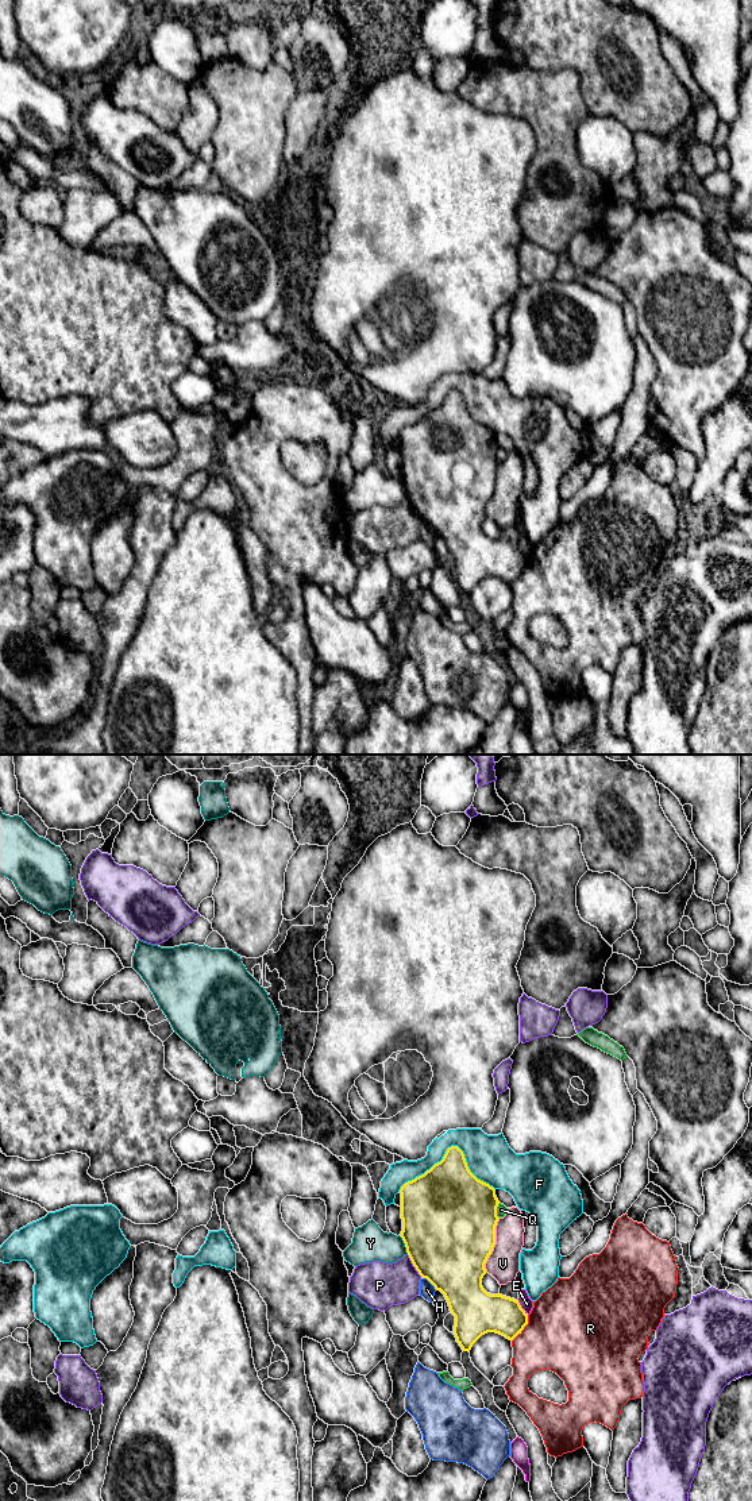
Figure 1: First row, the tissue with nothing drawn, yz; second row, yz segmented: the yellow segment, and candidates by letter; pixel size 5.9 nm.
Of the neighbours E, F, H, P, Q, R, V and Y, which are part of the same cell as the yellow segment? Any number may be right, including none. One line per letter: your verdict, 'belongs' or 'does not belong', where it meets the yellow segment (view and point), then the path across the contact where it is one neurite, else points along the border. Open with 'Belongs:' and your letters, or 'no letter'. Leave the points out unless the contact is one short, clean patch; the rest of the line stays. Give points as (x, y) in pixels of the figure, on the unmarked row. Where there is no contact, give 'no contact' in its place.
Belongs: no letter
E: does not belong; meets yellow in yz at (520, 551); border along yz (517, 543), (519, 548), (528, 558)
F: does not belong; meets yellow in yz at (448, 392)
H: does not belong; meets yellow in yz at (430, 525)
P: does not belong; meets yellow in yz at (413, 509)
Q: does not belong; meets yellow in yz at (496, 455)
R: does not belong; meets yellow in yz at (523, 572)
V: does not belong; meets yellow in yz at (494, 487)
Y: does not belong; meets yellow in yz at (405, 489)

